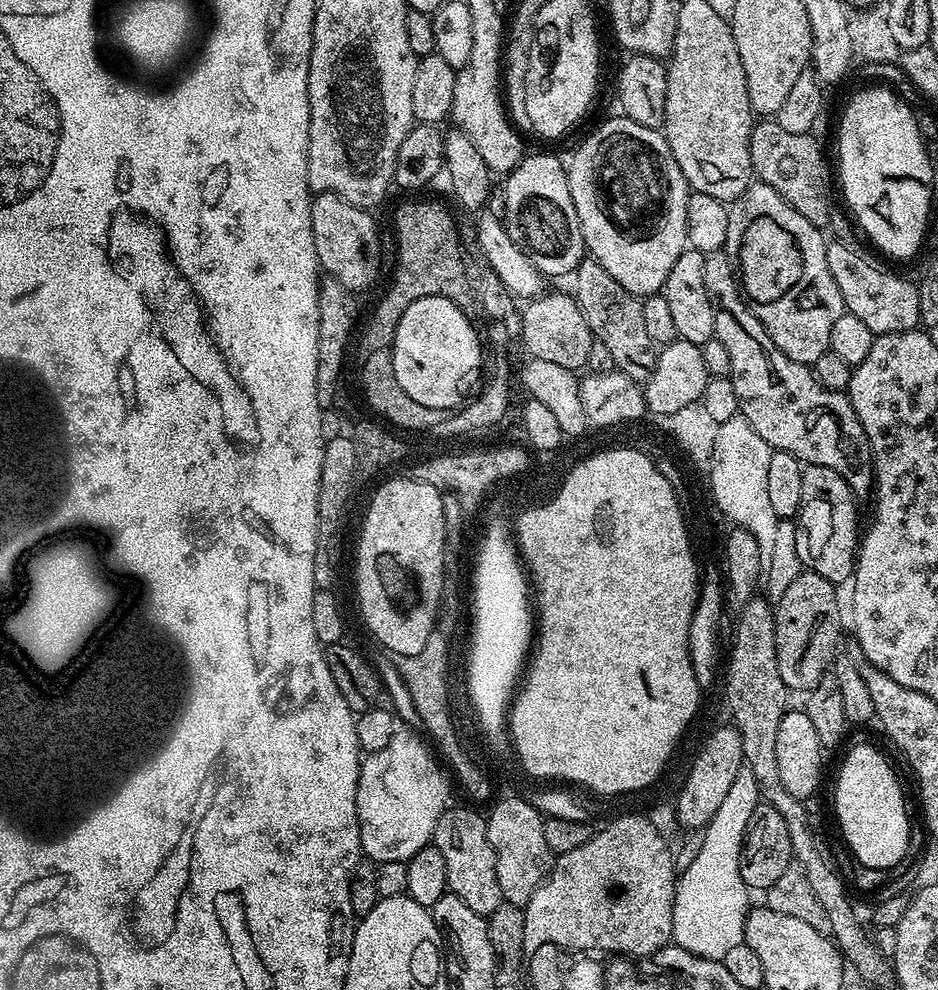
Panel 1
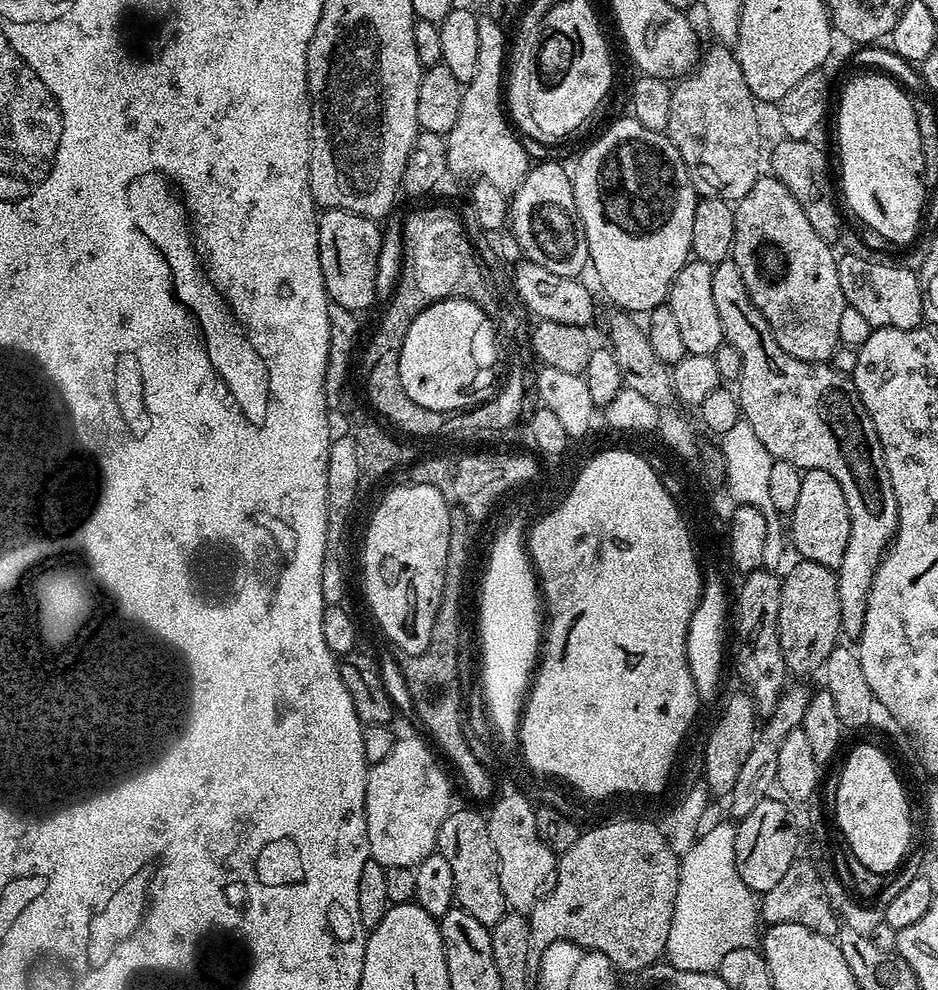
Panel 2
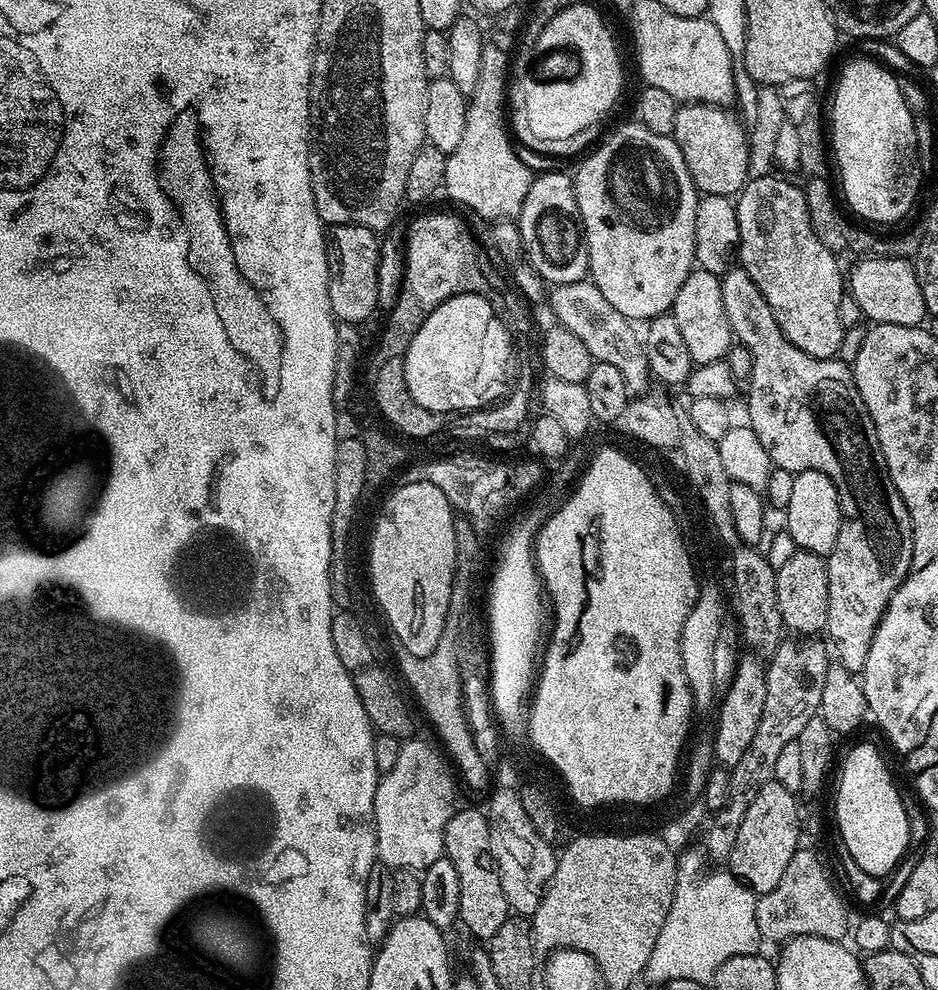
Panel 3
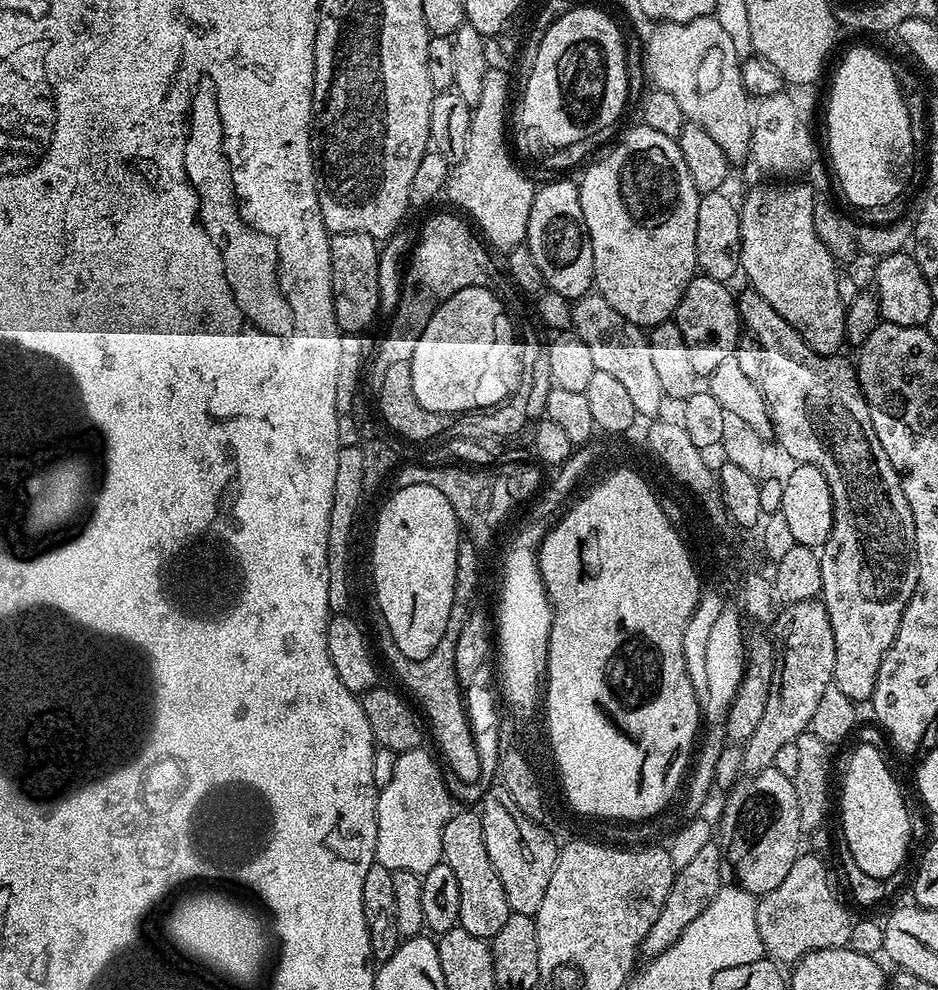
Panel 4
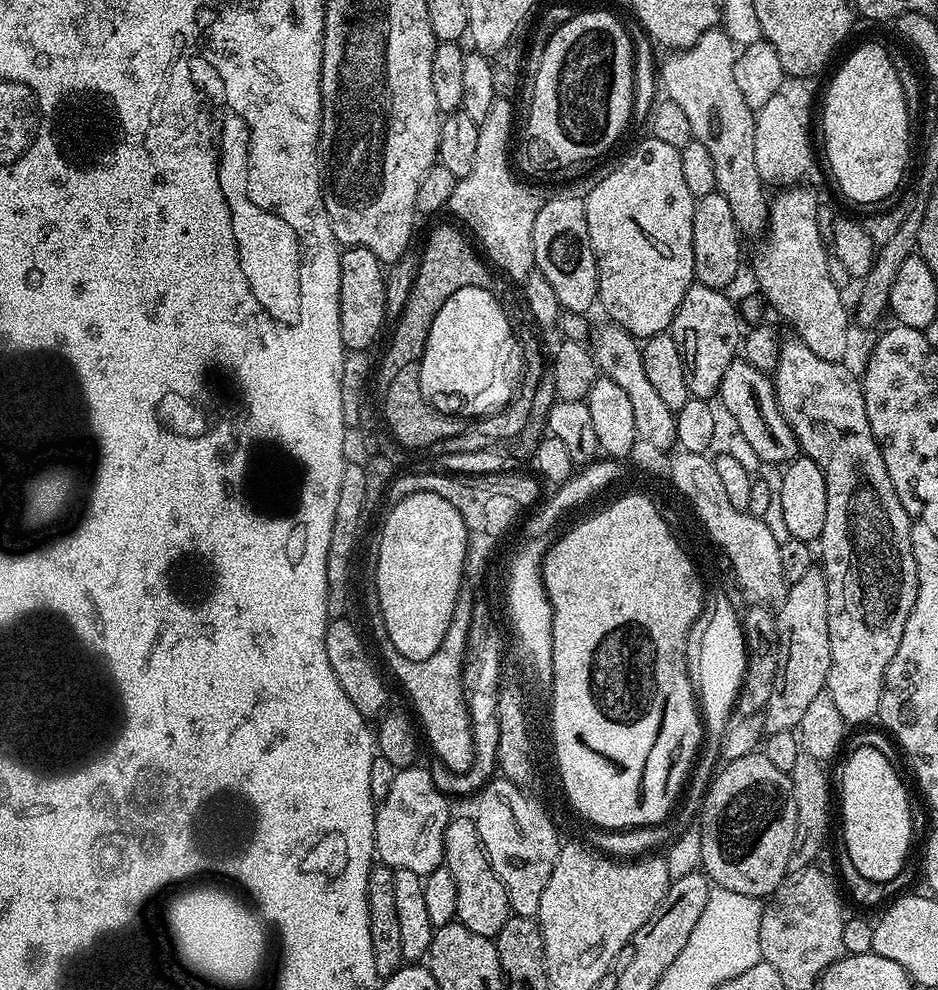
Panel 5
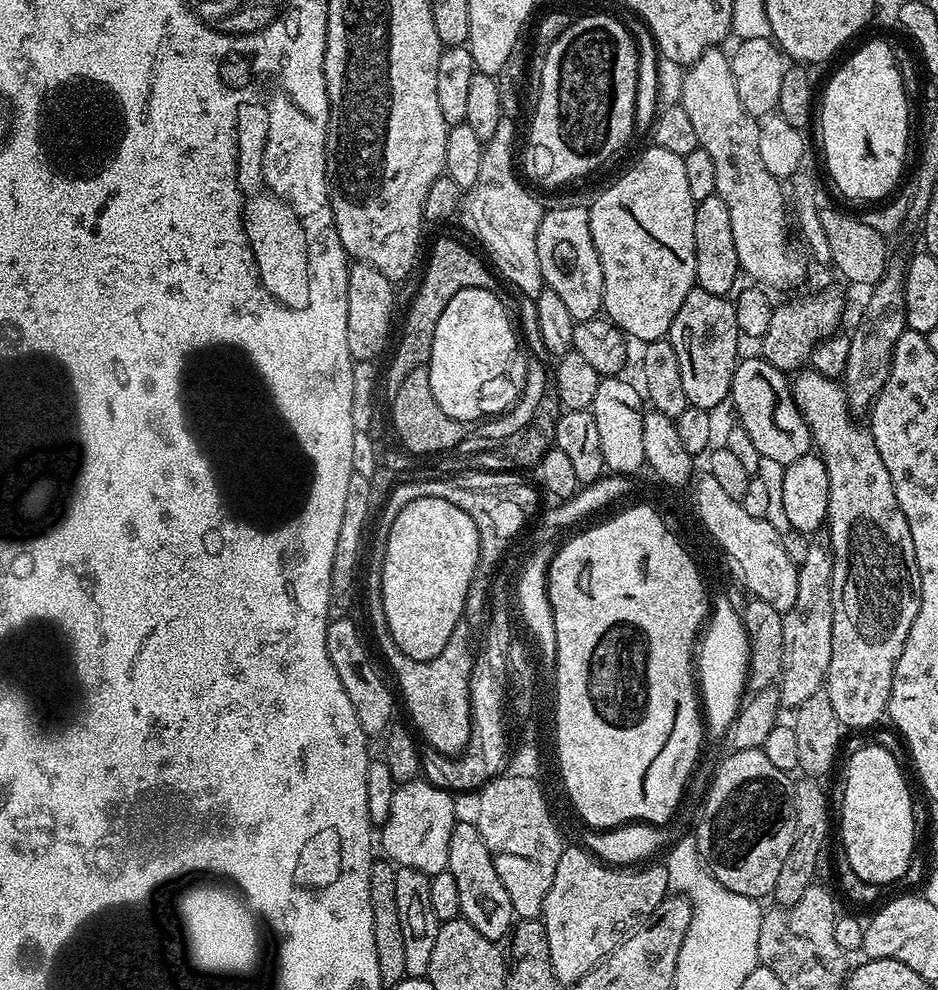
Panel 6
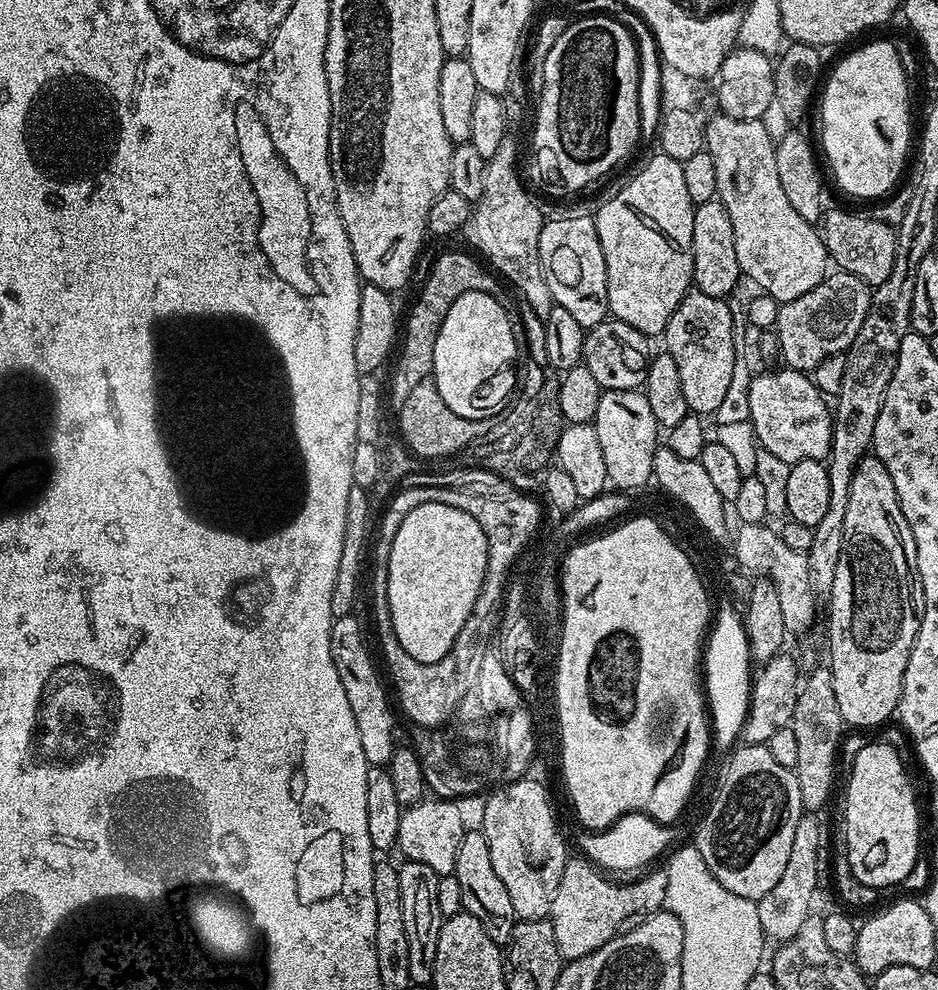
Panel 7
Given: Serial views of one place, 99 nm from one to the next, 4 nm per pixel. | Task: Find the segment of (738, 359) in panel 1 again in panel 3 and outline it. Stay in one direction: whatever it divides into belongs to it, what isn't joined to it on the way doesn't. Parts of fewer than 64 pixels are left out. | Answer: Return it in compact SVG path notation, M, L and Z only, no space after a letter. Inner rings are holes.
M733 266L720 277L722 306L726 306L726 318L732 327L732 335L746 350L750 350L752 369L746 381L748 388L747 427L758 434L758 442L766 446L766 454L775 467L797 473L803 469L818 470L834 482L842 510L842 526L838 530L838 542L826 557L828 562L828 609L826 610L826 636L832 639L831 651L846 670L863 673L866 654L870 654L870 642L884 616L890 598L902 586L912 565L912 523L906 510L906 502L898 494L882 458L882 446L874 430L874 422L858 394L858 386L852 377L852 369L840 359L814 358L798 346L794 346L782 334L766 298L754 286L754 278L746 274L743 266Z

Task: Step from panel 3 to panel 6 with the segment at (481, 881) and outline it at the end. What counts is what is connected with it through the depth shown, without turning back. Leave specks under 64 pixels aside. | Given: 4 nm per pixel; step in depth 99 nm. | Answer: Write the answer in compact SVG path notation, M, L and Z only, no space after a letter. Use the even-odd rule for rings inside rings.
M457 819L450 834L446 870L454 874L454 883L458 885L458 902L462 919L470 922L470 926L474 926L474 930L478 930L482 938L503 941L511 933L514 923L510 894L506 894L506 886L502 886L502 878L498 878L498 870L494 870L490 850L486 850L486 842L482 842L482 834L471 819Z

